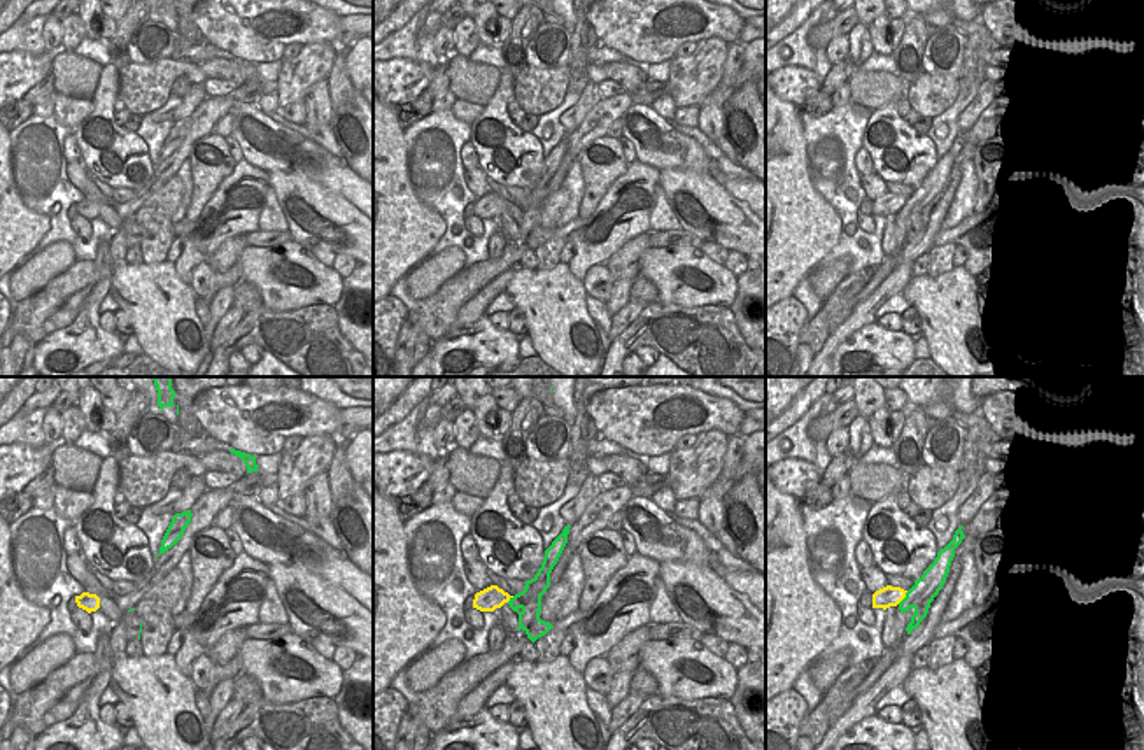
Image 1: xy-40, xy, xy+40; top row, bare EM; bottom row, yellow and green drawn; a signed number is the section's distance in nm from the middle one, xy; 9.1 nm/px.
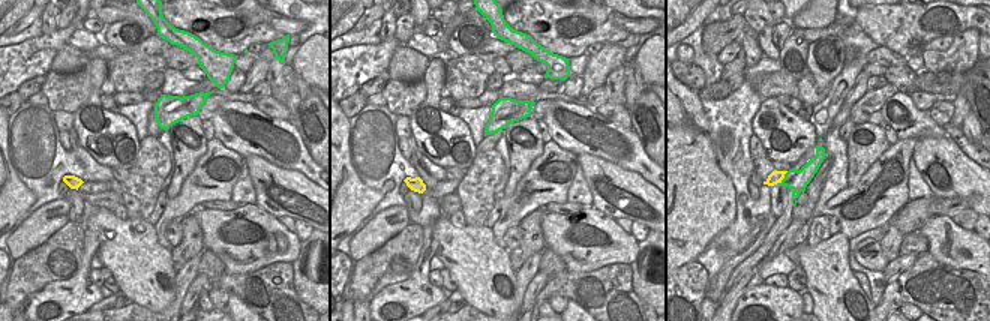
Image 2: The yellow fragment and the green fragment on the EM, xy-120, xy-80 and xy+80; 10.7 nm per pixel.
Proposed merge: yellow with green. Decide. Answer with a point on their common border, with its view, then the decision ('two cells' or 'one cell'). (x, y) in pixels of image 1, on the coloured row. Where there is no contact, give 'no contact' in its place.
xy+40 (903, 598) | two cells

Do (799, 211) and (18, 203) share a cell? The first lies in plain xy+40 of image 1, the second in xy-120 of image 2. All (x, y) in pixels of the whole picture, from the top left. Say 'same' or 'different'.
same

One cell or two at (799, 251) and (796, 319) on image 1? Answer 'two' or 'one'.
two

